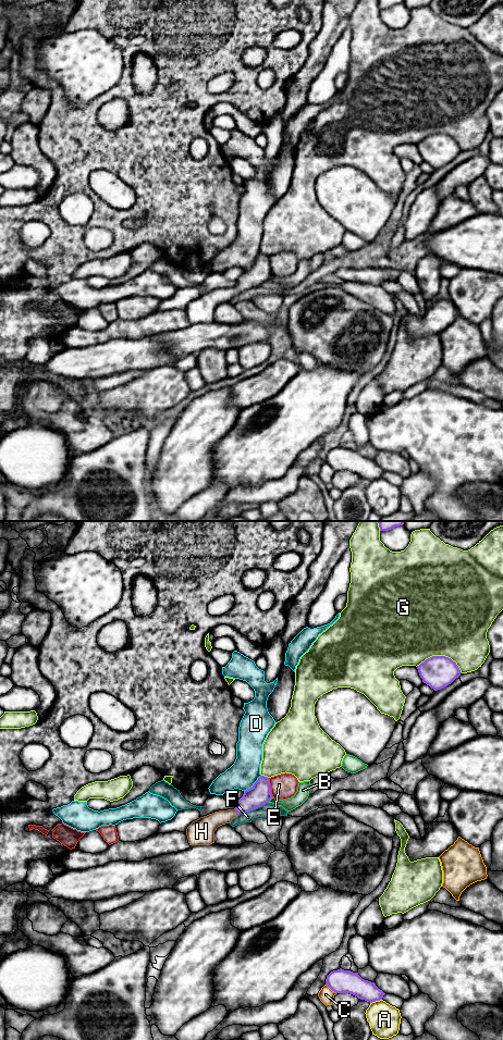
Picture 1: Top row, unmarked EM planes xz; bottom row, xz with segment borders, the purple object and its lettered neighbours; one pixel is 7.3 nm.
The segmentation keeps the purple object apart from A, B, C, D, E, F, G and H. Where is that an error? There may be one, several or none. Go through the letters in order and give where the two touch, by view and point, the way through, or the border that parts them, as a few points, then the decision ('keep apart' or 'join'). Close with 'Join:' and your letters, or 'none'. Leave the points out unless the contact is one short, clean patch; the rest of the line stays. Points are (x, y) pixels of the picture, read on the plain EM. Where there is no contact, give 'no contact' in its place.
A: contact xz (376, 478); keep apart
B: contact xz (270, 276); keep apart
C: contact xz (331, 467); keep apart
D: contact xz (254, 262); keep apart
E: contact xz (269, 265); keep apart
F: contact xz (253, 286); border xz (268, 280), (238, 293); keep apart
G: contact xz (441, 134); keep apart
H: contact xz (236, 289); way xz (260, 271), (236, 289), (217, 296), (206, 304); join
Join: H

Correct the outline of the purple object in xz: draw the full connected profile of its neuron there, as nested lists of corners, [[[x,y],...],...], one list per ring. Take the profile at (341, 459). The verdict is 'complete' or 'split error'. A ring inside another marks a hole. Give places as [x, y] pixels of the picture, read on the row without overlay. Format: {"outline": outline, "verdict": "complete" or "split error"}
{"outline": [[[342,446],[331,449],[326,462],[335,471],[349,471],[369,481],[382,478],[385,472],[375,460],[363,457],[358,450]]], "verdict": "complete"}

